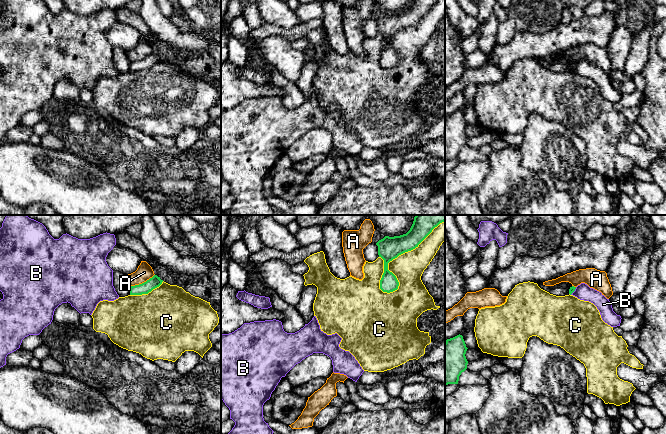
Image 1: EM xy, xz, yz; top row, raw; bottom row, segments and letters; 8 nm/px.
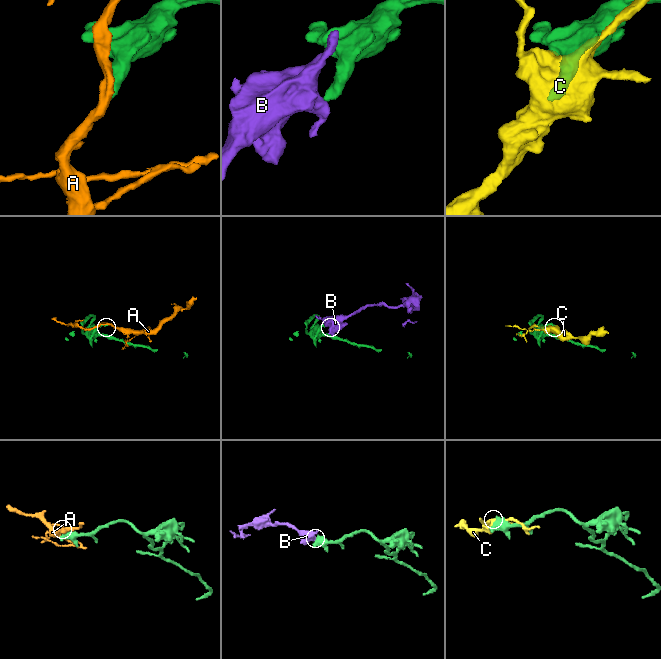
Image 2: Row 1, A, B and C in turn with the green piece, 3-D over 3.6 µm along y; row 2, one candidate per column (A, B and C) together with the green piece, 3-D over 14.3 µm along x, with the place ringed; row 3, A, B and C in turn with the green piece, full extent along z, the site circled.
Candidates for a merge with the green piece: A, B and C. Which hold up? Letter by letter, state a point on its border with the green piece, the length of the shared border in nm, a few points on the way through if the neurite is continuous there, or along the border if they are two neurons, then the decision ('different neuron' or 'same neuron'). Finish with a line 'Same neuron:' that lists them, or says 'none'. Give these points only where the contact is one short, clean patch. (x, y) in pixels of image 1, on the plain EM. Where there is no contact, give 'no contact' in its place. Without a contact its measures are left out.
A: meets green in xy at (142, 59); contact 220 nm long; different neuron
B: meets green in yz at (573, 67); contact 80 nm long; border along yz (576, 63), (570, 70); different neuron
C: meets green in xz at (394, 34); contact 700 nm long; different neuron
Same neuron: none

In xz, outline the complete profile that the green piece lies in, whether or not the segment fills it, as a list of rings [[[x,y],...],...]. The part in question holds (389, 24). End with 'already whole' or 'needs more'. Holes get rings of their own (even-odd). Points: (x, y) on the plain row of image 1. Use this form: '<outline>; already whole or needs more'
[[[412,0],[410,6],[403,11],[385,12],[379,16],[378,31],[384,36],[384,49],[380,56],[380,65],[383,68],[393,68],[398,65],[399,58],[396,52],[388,46],[388,39],[399,31],[411,27],[432,8],[439,0]]]; already whole

